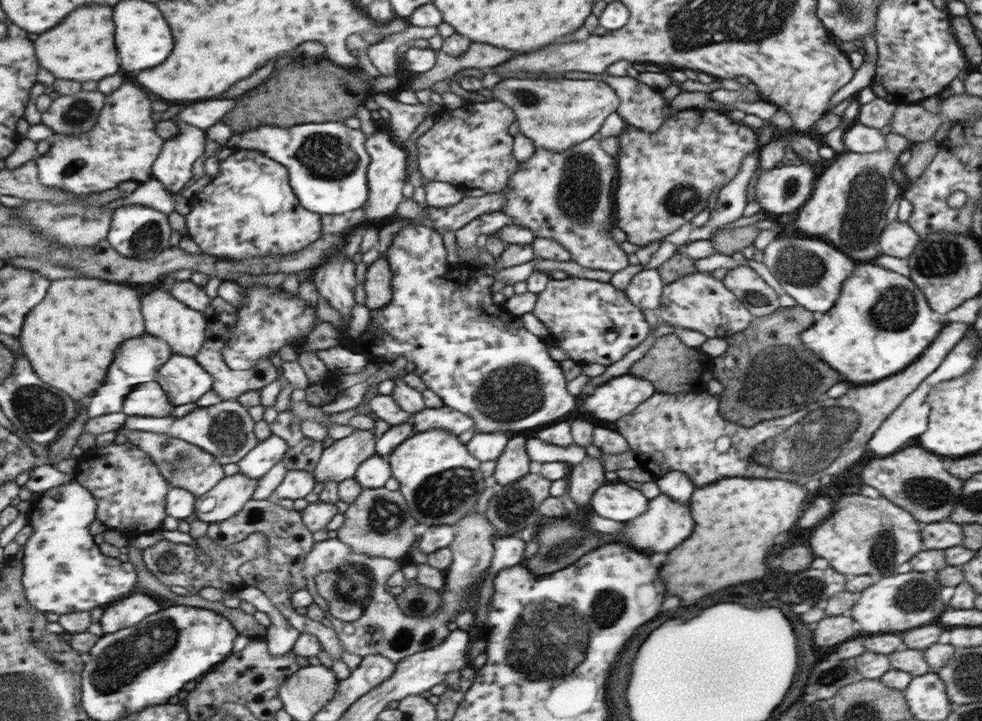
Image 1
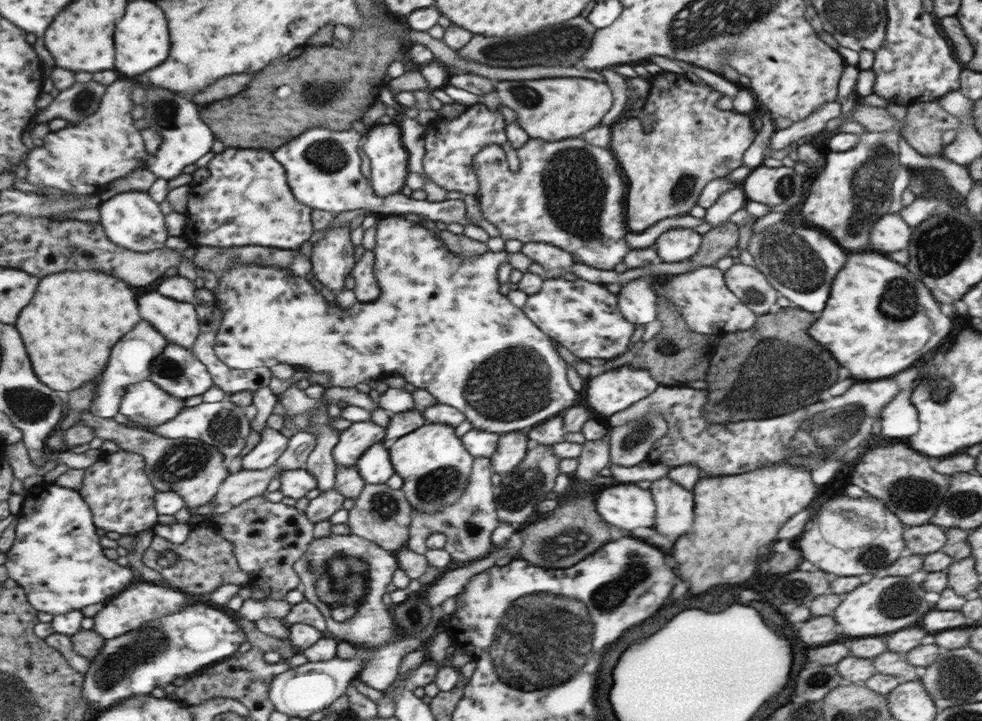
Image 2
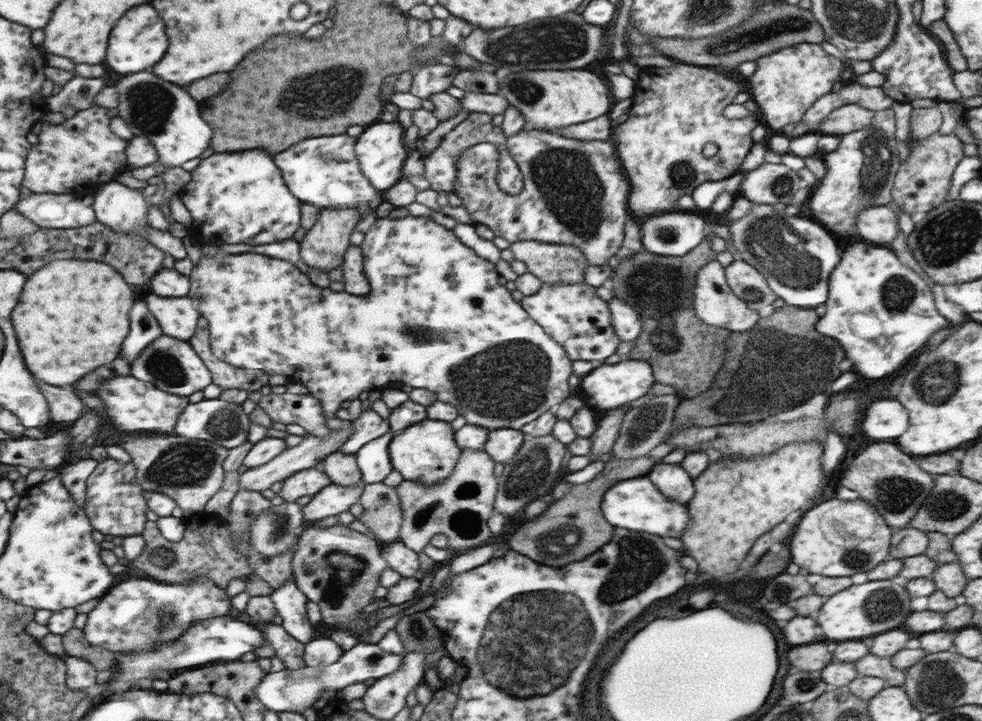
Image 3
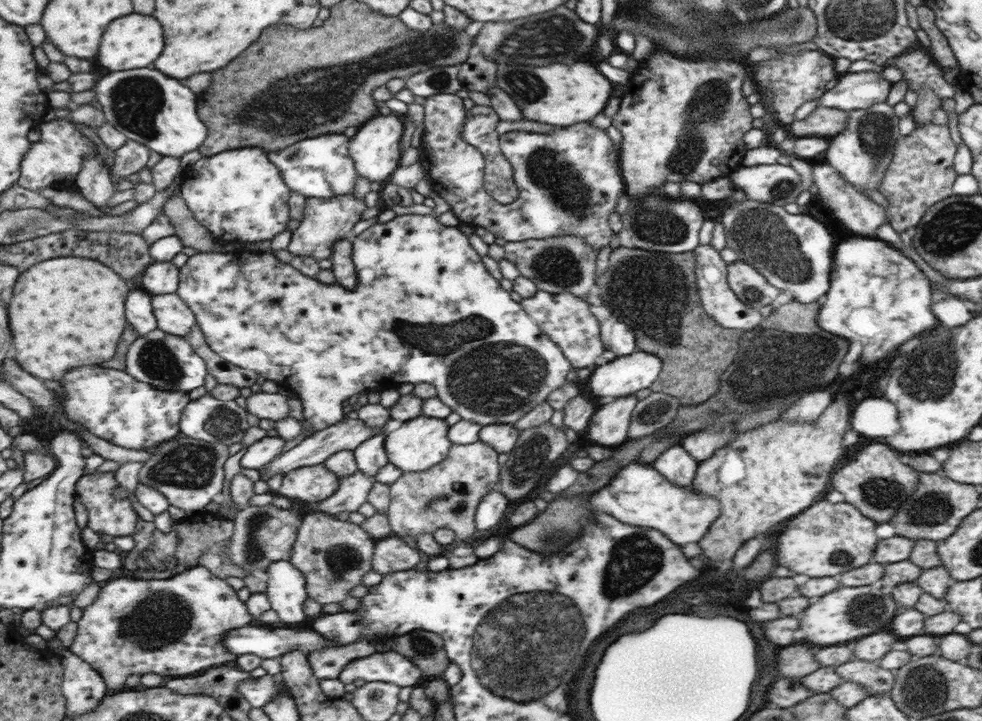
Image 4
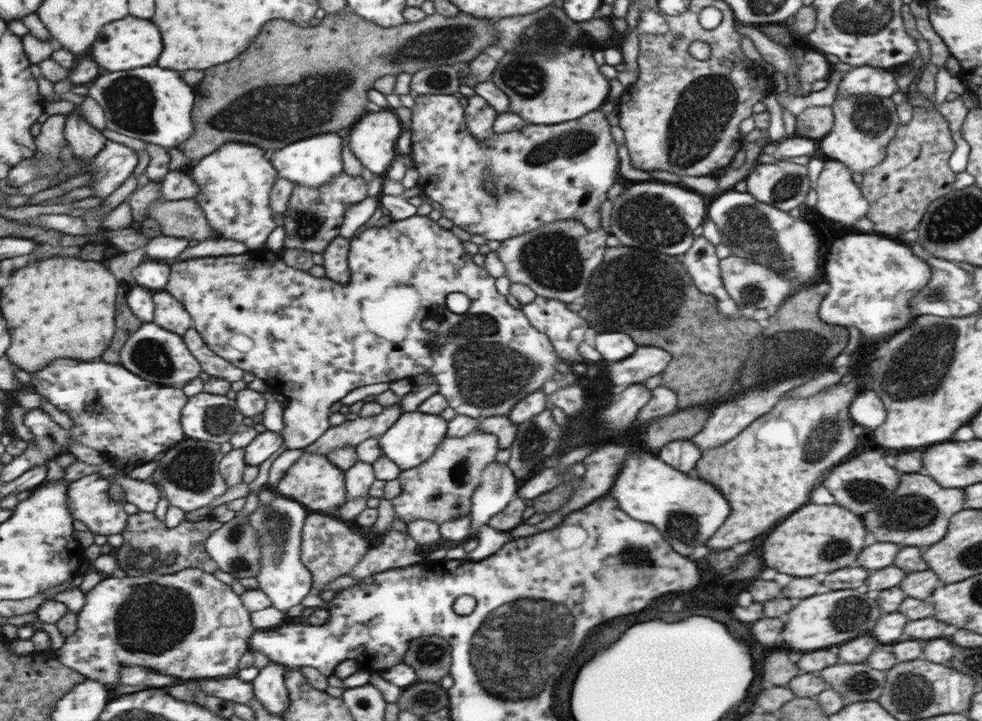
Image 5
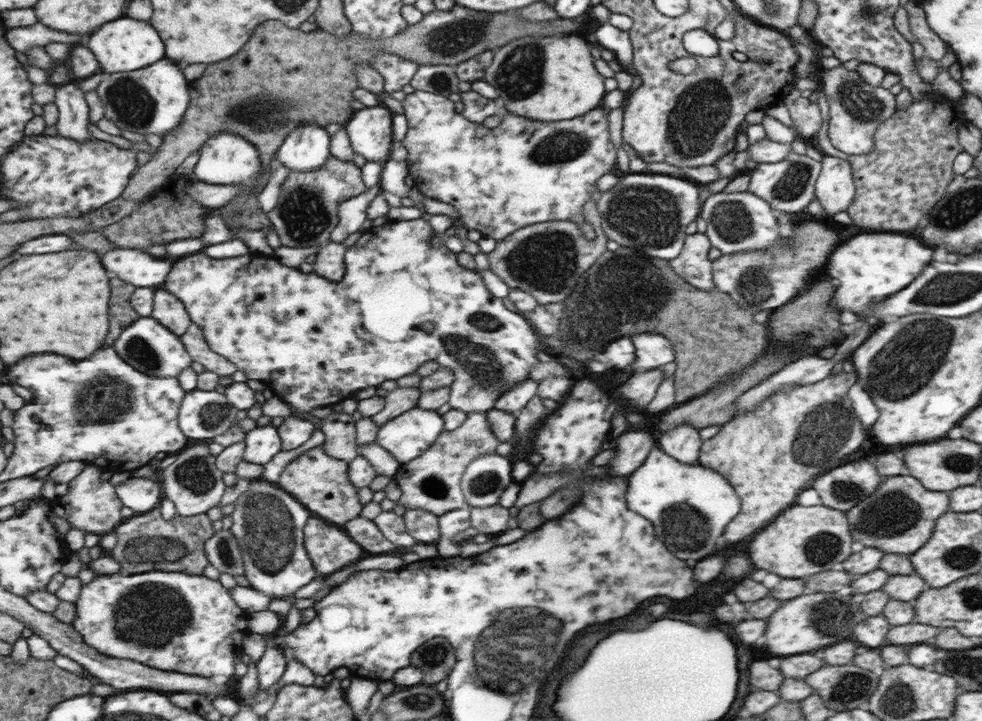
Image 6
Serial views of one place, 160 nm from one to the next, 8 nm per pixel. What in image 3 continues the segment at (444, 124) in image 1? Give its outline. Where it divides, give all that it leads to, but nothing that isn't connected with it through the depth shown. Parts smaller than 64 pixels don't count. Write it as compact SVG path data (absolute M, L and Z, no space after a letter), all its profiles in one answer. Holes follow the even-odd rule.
M472 112L467 115L463 121L459 122L451 131L446 133L439 141L438 146L427 156L422 158L423 172L422 175L429 182L429 189L436 190L437 192L444 191L449 192L454 188L454 182L457 180L457 172L453 166L458 158L465 150L473 148L475 145L488 144L490 147L495 148L499 154L499 160L497 160L496 174L500 176L505 174L507 176L507 185L502 185L503 188L510 192L519 194L519 190L522 188L522 173L515 166L515 162L509 158L507 150L505 150L505 136L501 134L499 128L491 126L491 116L484 112ZM513 176L517 178L517 182L513 185L511 180Z

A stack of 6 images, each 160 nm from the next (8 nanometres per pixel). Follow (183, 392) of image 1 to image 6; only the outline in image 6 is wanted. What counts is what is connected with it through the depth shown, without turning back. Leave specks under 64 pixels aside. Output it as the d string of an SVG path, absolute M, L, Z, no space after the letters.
M152 316L141 317L135 321L133 326L129 326L123 332L123 336L119 336L119 342L115 342L115 350L119 350L119 354L123 354L123 358L127 358L127 362L138 367L140 371L165 378L178 378L178 374L181 374L182 370L187 367L191 367L194 361L182 337L163 326L158 319Z

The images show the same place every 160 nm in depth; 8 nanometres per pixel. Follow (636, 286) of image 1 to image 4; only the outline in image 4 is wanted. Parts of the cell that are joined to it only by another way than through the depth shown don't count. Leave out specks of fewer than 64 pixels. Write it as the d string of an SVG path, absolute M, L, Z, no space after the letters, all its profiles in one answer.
M610 313L599 325L600 341L604 350L613 352L616 357L627 356L636 350L634 332L631 332L624 322Z

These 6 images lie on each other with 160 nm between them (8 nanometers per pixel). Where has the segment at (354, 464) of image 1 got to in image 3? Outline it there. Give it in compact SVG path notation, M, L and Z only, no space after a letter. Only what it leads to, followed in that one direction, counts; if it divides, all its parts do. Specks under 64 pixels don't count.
M367 409L362 415L354 421L354 430L345 445L340 450L347 454L356 454L356 452L371 440L379 438L390 430L388 419L379 416L375 410Z

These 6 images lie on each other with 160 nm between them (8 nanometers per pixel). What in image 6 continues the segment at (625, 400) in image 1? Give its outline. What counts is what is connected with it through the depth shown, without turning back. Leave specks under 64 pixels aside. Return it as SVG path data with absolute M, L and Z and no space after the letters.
M661 333L632 334L630 341L634 346L635 360L623 369L627 373L651 370L667 362L676 362L673 342Z

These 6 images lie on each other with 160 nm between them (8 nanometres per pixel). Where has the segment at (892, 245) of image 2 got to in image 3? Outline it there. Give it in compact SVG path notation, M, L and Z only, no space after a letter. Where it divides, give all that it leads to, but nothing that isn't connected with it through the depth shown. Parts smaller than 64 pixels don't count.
M888 205L865 207L858 212L854 227L863 240L889 244L897 234L897 217Z

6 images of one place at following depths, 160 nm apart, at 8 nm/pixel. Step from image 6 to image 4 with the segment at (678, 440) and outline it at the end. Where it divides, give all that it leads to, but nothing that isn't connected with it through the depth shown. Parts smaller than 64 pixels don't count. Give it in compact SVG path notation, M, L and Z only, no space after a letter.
M680 444L664 450L650 465L672 483L682 487L693 486L693 478L698 468L695 458Z

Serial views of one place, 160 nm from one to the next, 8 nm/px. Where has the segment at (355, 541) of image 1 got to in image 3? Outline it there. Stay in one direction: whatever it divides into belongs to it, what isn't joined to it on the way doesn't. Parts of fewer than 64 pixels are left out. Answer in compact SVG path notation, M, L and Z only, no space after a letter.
M366 483L360 504L365 508L363 517L359 519L369 530L371 535L383 544L400 540L403 528L403 503L397 488L387 483Z

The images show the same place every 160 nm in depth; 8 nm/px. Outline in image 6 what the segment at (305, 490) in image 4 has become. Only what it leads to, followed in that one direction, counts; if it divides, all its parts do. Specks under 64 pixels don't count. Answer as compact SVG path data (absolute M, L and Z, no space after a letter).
M324 445L304 452L292 460L282 472L278 486L301 502L314 516L321 517L335 526L345 526L361 517L364 505L359 500L359 490L350 481L350 463L327 454Z

